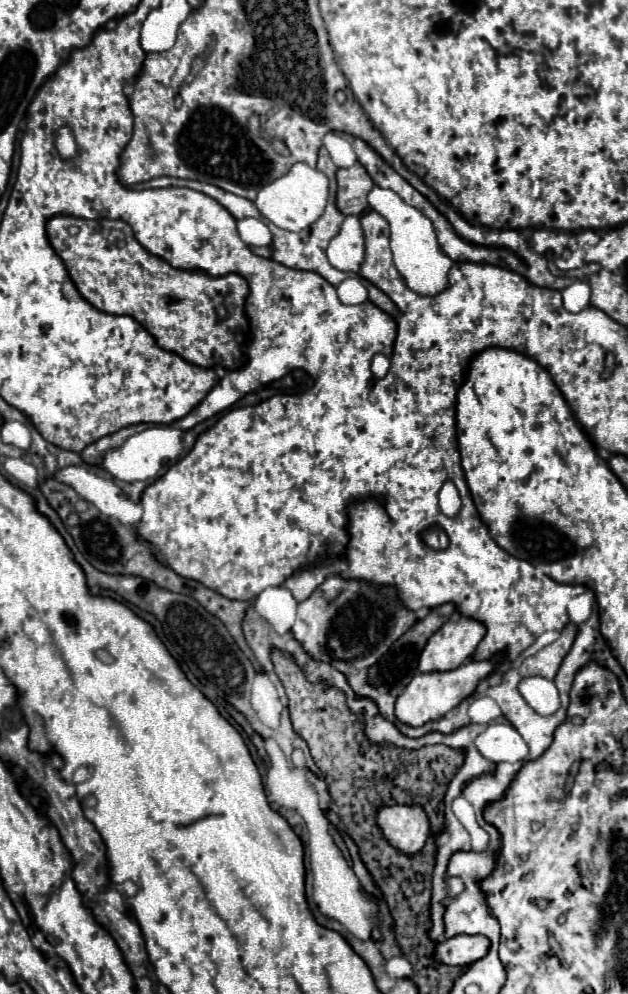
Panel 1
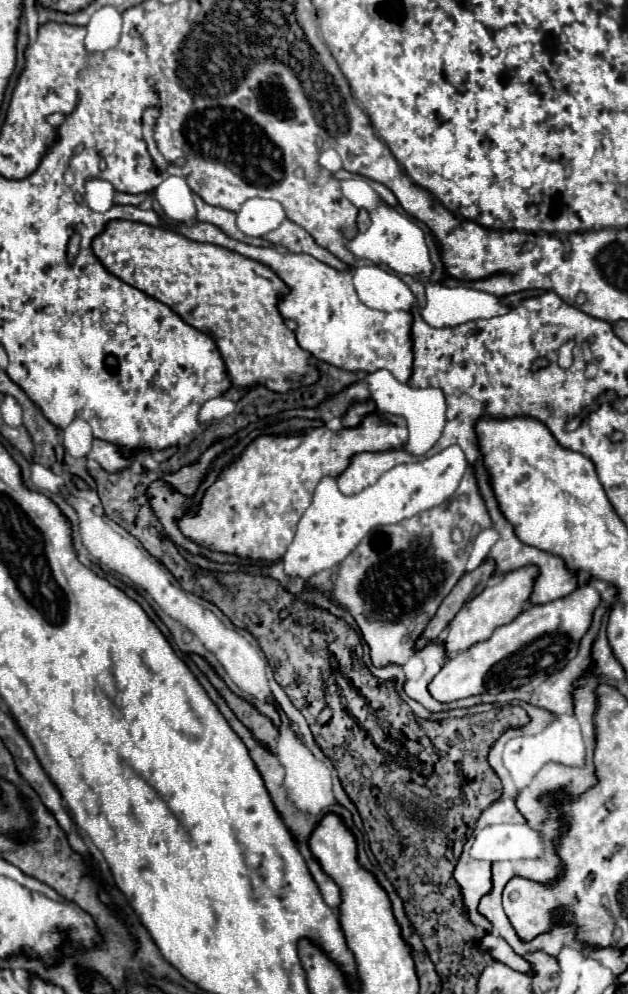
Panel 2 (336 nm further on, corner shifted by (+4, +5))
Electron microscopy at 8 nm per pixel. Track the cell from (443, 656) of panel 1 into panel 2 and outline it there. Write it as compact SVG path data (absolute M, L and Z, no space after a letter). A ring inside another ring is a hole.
M522 567L516 569L512 573L506 573L500 581L494 581L492 585L488 585L480 595L476 595L472 601L468 601L458 613L456 617L450 621L448 625L448 635L442 641L444 649L448 653L456 653L456 651L464 651L468 647L472 647L474 643L486 641L490 639L490 635L494 633L496 627L510 623L528 603L528 597L532 593L532 583L538 575L536 567Z

